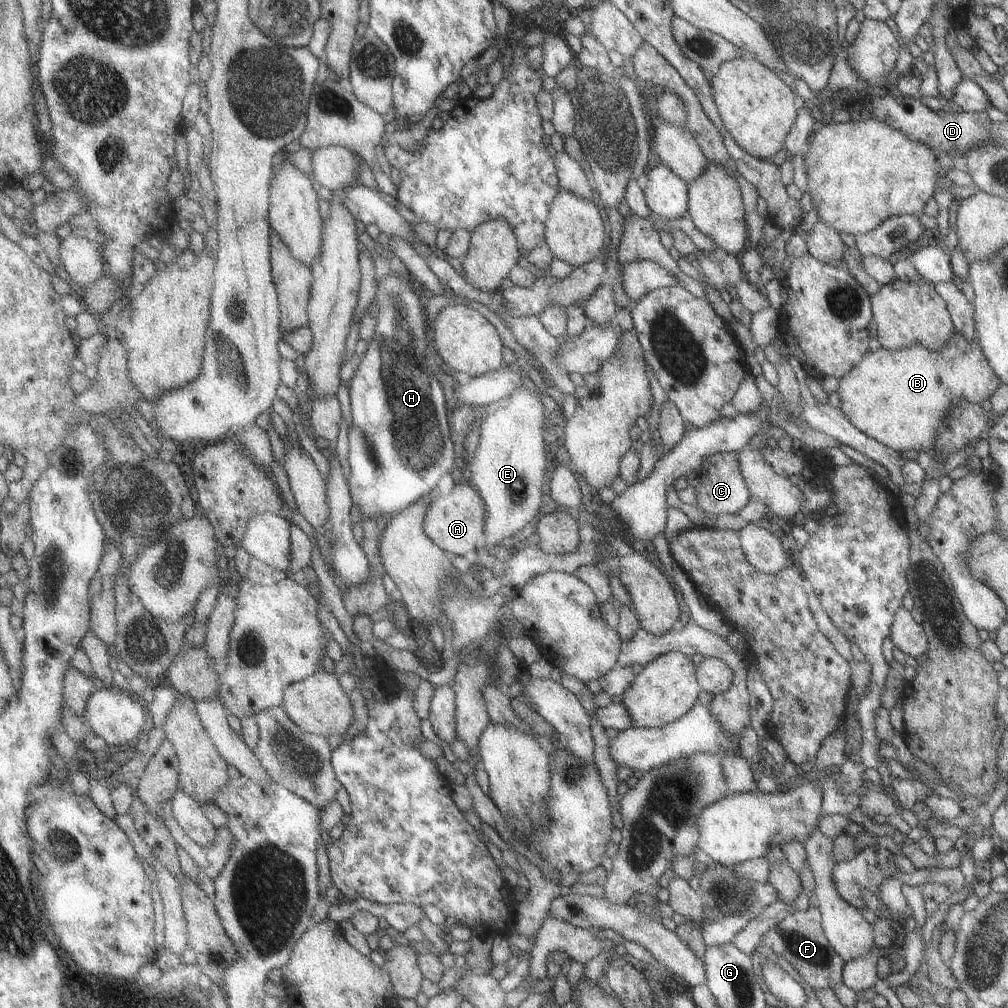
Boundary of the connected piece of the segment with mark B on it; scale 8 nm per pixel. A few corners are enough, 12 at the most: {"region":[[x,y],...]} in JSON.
{"region":[[954,333],[868,351],[838,380],[839,409],[895,451],[933,448],[960,400],[1000,379]]}

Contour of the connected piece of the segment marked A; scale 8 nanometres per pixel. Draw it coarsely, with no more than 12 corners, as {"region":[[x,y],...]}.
{"region":[[469,480],[433,496],[426,532],[453,556],[478,551],[485,501]]}

